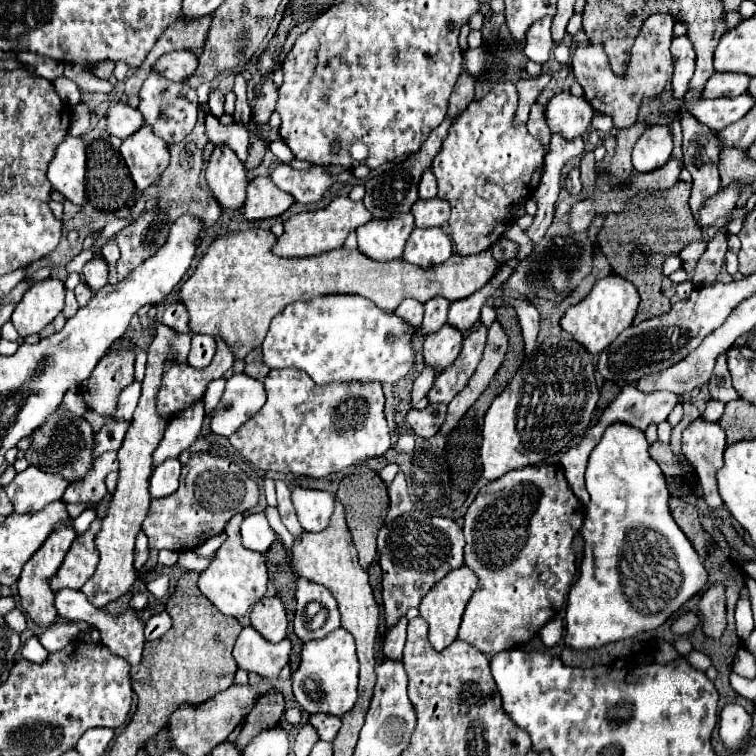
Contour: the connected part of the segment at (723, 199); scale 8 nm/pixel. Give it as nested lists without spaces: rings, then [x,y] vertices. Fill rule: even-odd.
[[[729,183],[727,187],[721,187],[711,199],[707,199],[707,203],[699,209],[699,219],[697,219],[699,229],[711,227],[717,219],[731,213],[733,207],[737,205],[741,191],[743,191],[743,187],[739,187],[739,183],[735,183],[735,185]]]

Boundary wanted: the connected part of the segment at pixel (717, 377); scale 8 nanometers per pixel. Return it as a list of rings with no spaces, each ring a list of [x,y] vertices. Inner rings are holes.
[[[725,353],[719,355],[719,359],[717,359],[715,373],[709,379],[709,393],[711,393],[711,399],[721,401],[721,403],[729,403],[729,401],[739,399],[739,393],[731,385],[731,375],[727,371],[727,357],[725,357]]]

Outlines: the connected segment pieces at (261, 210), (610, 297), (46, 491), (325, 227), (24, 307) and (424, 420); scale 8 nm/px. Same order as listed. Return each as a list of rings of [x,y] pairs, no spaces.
[[[255,177],[249,181],[247,199],[243,203],[243,215],[249,221],[279,217],[287,211],[295,199],[271,183],[269,177]]]
[[[611,273],[607,279],[599,279],[599,283],[595,283],[595,287],[581,303],[571,305],[565,311],[561,319],[561,327],[569,331],[583,347],[587,347],[589,353],[601,353],[607,345],[611,345],[617,339],[617,335],[623,329],[627,329],[633,323],[637,305],[639,305],[639,293],[635,285]]]
[[[27,467],[23,473],[3,487],[9,495],[15,513],[35,513],[41,511],[47,503],[61,499],[69,483],[59,475],[47,475],[37,467]]]
[[[347,195],[337,197],[325,209],[301,211],[297,215],[293,215],[291,219],[287,219],[285,231],[283,231],[283,235],[277,237],[271,253],[275,253],[279,257],[311,257],[311,255],[327,253],[335,247],[341,247],[345,243],[349,231],[357,229],[359,225],[367,223],[369,219],[371,219],[371,213],[365,209],[363,201],[351,201]]]
[[[45,279],[35,283],[17,303],[11,321],[21,337],[39,333],[63,309],[65,285],[59,279]]]
[[[431,403],[425,409],[411,409],[405,417],[407,429],[419,437],[433,437],[437,435],[439,427],[443,425],[447,415],[447,405],[445,403]]]

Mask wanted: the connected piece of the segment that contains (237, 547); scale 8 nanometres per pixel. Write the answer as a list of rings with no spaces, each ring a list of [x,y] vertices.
[[[243,513],[233,515],[227,522],[224,532],[227,533],[227,543],[215,553],[215,559],[209,563],[205,571],[199,573],[199,591],[223,613],[229,617],[243,617],[267,591],[267,567],[265,557],[257,551],[245,549],[239,541],[239,530]]]

